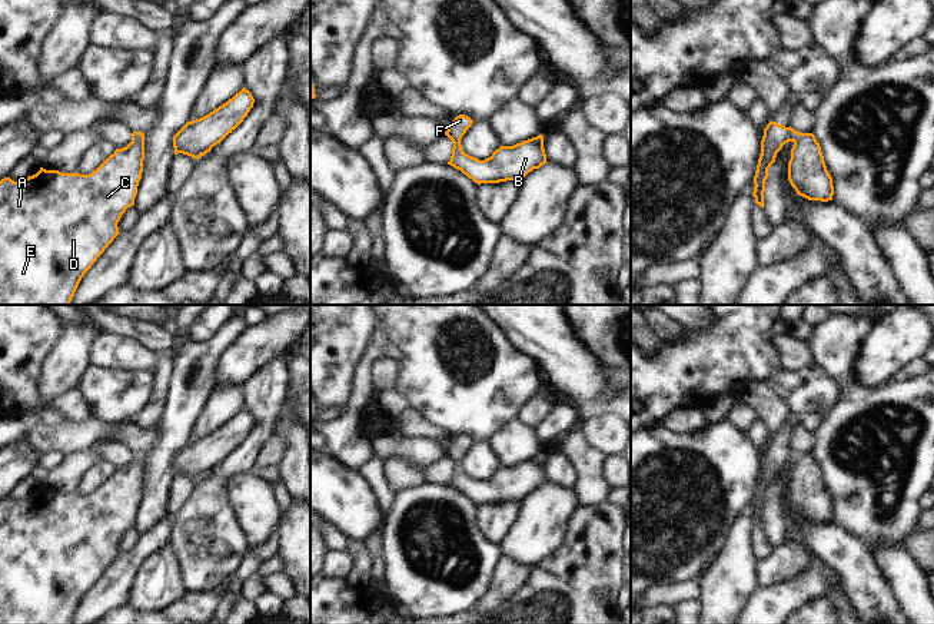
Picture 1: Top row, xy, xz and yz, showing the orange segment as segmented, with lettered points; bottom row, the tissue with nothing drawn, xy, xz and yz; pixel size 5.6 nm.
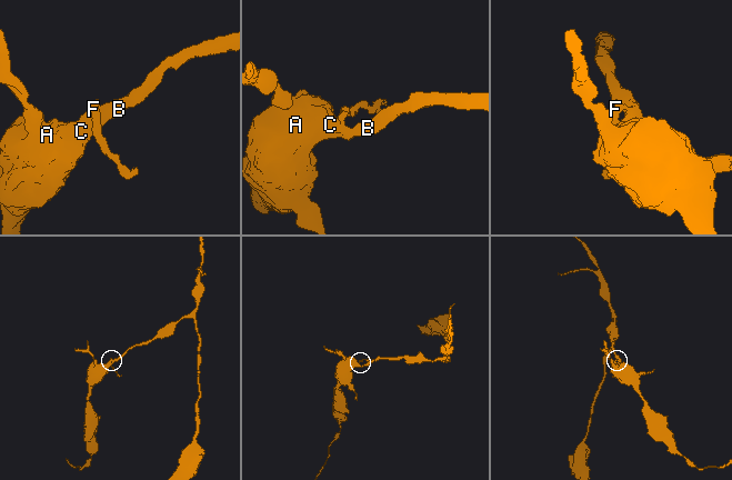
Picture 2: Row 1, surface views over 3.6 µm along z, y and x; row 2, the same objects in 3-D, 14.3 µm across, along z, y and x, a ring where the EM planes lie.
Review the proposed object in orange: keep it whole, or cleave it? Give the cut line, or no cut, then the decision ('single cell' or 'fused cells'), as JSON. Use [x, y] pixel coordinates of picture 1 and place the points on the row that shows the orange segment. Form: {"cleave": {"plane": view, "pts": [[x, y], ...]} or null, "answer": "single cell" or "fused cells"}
{"cleave": {"plane": "xz", "pts": [[452, 152], [464, 153]]}, "answer": "fused cells"}

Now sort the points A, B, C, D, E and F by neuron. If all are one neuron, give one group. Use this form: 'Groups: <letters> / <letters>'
Groups: A B C D E / F

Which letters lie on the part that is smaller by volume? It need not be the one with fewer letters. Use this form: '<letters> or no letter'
F

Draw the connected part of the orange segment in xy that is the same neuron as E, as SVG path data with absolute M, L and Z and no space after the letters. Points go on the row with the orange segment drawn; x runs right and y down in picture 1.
M132 139L132 142L122 149L116 149L96 170L89 175L62 173L59 170L40 170L21 179L19 182L4 177L0 180L0 305L70 305L74 292L97 258L120 233L117 223L127 208L134 205L137 186L142 179L144 160L144 139Z

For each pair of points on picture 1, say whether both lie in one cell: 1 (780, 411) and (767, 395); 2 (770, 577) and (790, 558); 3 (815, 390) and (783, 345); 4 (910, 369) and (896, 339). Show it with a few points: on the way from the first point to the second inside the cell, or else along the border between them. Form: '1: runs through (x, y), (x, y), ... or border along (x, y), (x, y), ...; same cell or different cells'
1: runs through (775, 407), (768, 400); same cell
2: runs through (774, 573), (785, 563); same cell
3: border along (775, 347), (788, 368), (803, 369), (813, 362); different cells
4: border along (918, 358), (901, 367), (887, 381); different cells

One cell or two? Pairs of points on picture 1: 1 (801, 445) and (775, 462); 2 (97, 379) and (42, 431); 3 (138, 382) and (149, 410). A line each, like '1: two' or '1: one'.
1: two
2: two
3: two

